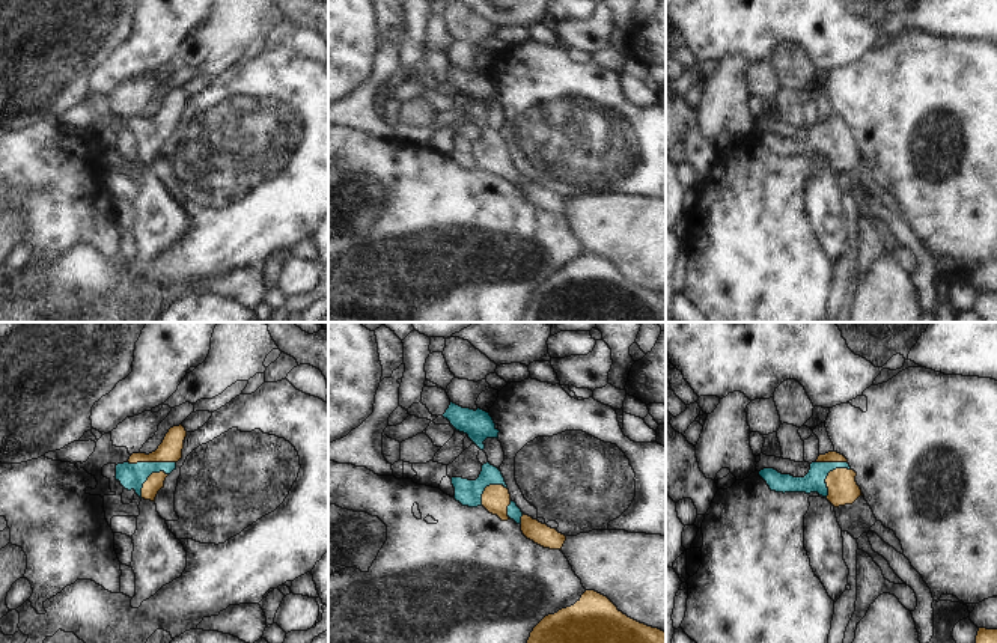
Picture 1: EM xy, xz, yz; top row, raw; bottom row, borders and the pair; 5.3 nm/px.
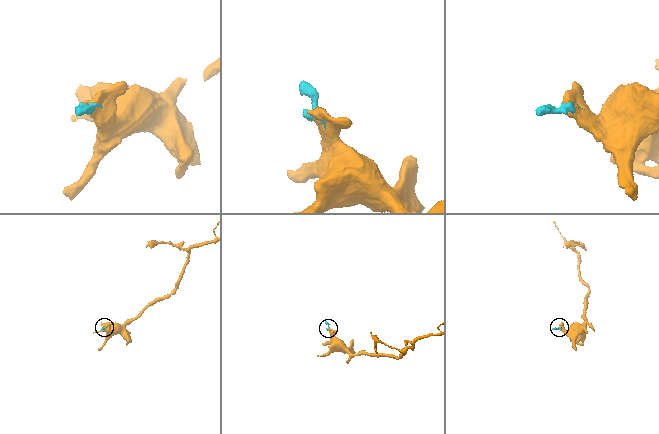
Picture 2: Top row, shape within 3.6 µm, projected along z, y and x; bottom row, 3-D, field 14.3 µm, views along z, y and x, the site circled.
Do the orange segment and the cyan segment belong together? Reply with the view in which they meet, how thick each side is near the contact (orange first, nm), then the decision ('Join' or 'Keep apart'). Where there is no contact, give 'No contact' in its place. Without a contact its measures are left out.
Touches orange in xy. Thickness 130 nm (orange) against 140 nm. Join

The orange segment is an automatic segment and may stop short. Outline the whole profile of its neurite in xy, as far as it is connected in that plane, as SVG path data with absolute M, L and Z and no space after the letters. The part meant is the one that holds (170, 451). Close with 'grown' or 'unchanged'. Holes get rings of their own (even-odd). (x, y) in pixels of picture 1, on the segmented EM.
M182 425L173 426L166 434L158 449L149 455L133 453L123 464L116 465L116 480L140 498L155 501L166 477L176 470L176 462L182 458L187 431Z; grown

